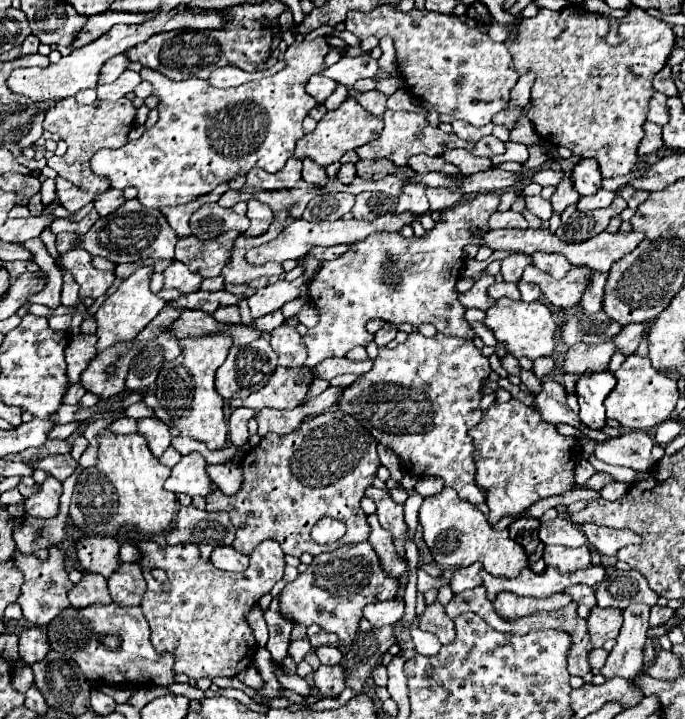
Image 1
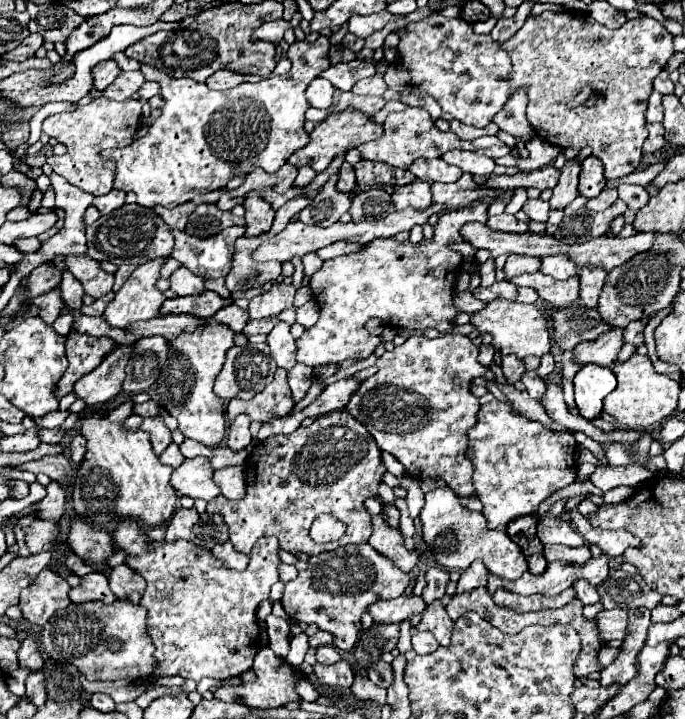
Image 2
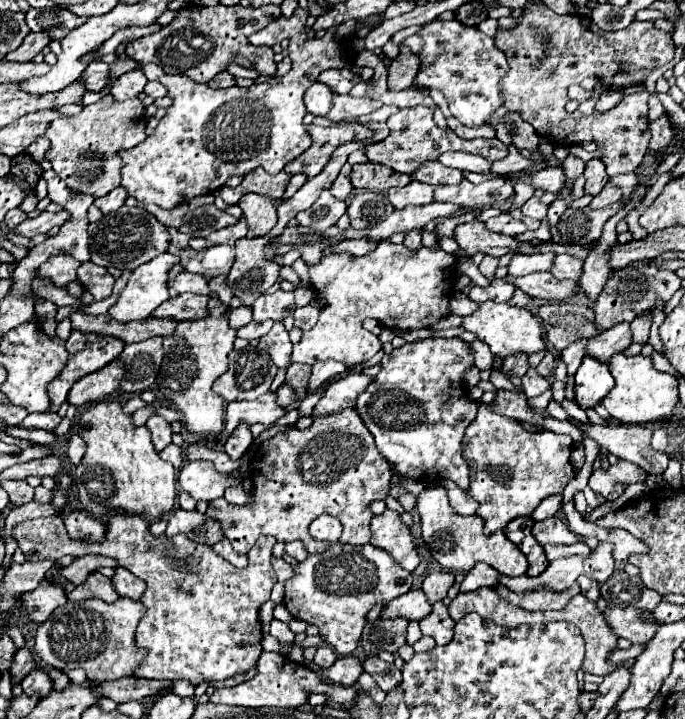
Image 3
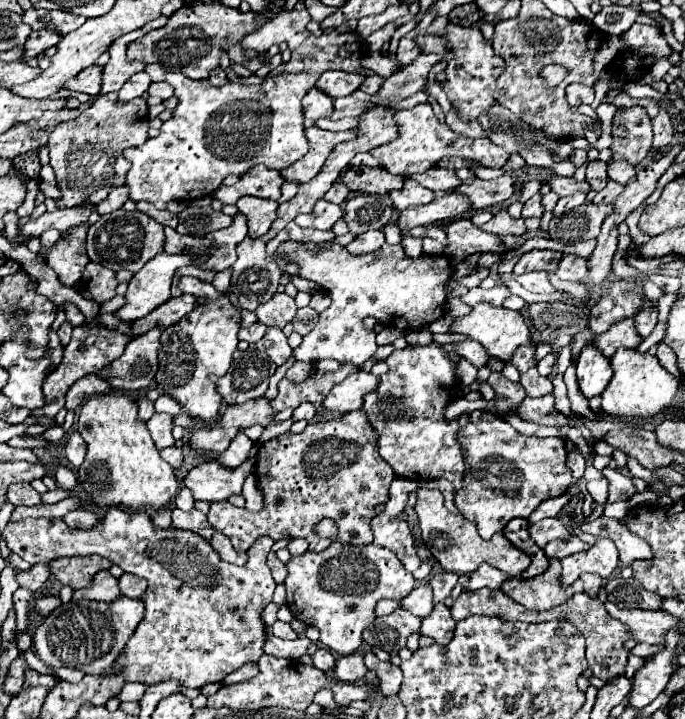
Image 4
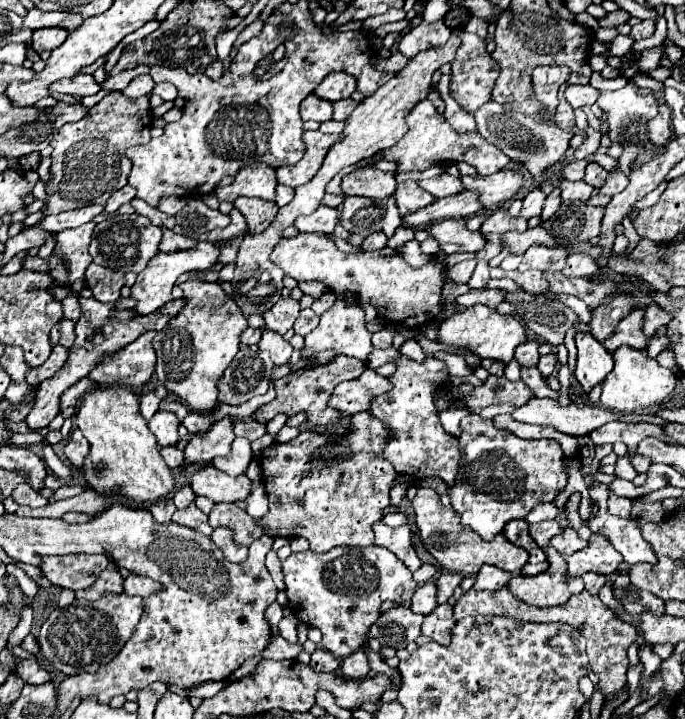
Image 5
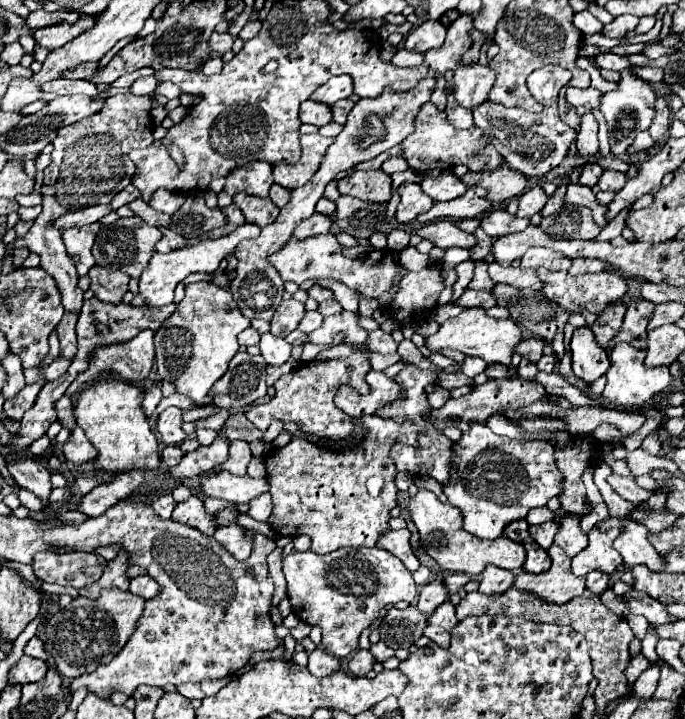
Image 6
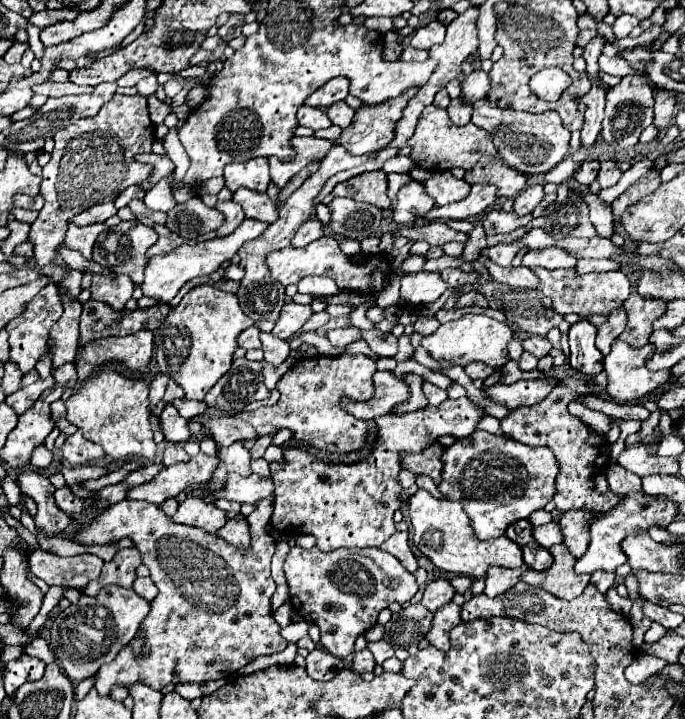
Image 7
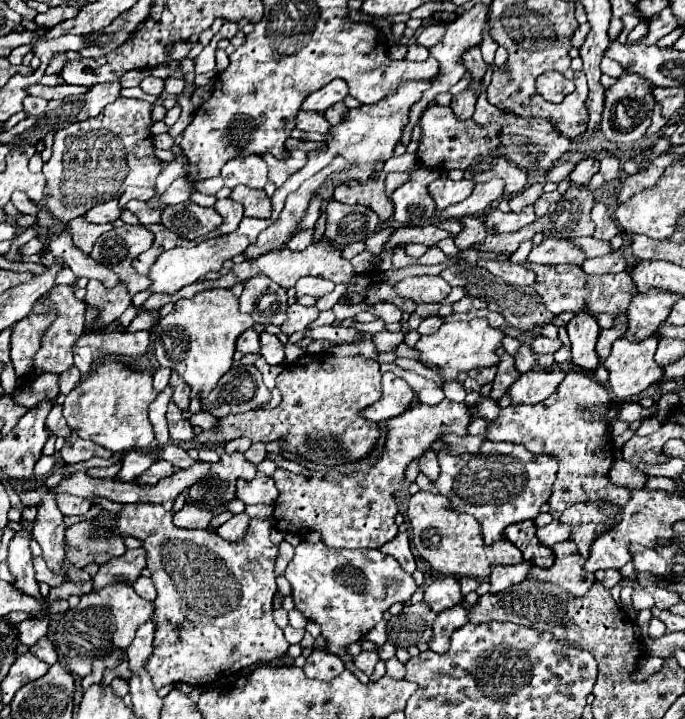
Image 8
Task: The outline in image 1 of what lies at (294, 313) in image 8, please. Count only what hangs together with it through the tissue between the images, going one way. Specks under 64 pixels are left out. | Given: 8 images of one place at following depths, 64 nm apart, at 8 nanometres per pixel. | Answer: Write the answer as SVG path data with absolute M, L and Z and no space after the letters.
M300 276L294 282L278 280L274 284L260 288L254 296L248 298L248 306L250 306L252 316L260 318L260 316L264 316L272 310L282 308L282 304L286 304L288 300L294 300L294 298L300 296L304 284L306 284L306 276Z

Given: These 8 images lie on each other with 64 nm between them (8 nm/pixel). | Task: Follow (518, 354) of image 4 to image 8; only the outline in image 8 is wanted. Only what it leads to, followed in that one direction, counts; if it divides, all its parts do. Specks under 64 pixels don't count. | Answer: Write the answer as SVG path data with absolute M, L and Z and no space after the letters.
M536 336L534 342L532 342L532 350L534 350L536 356L542 356L542 354L554 354L560 346L562 346L560 340L550 340L550 338L544 338L544 336Z

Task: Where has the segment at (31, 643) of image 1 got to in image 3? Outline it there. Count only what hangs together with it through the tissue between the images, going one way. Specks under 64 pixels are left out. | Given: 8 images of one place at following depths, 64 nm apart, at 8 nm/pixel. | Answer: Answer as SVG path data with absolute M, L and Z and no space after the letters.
M20 648L14 656L14 664L10 668L10 674L12 674L12 682L20 682L30 670L36 670L38 664L36 664L36 658L32 654L30 648Z

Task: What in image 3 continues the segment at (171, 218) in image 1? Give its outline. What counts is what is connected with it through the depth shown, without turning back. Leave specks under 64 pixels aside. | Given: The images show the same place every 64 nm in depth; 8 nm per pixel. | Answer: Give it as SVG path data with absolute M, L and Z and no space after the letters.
M186 202L186 204L180 204L180 206L176 206L176 208L172 208L172 210L162 210L162 208L158 208L156 204L146 204L144 206L150 214L154 214L162 224L166 224L166 226L174 226L174 228L180 228L184 222L182 222L182 218L186 216L186 212L190 210L190 204Z

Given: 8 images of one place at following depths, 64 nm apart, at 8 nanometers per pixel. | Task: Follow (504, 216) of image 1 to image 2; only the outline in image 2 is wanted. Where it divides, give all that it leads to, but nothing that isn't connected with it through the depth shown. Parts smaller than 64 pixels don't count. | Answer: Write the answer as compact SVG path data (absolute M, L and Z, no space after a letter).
M500 214L500 216L490 216L486 226L490 230L500 230L500 232L528 232L528 224L518 220L512 214Z

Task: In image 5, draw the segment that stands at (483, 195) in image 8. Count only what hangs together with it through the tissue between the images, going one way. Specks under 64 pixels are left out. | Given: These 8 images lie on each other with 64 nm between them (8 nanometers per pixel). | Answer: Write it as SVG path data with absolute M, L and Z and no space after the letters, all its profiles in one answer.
M464 190L454 196L434 200L434 204L420 208L418 212L410 212L410 216L406 216L402 222L404 222L404 226L424 228L430 222L440 222L446 218L468 218L480 210L482 210L482 206L478 204L478 194Z

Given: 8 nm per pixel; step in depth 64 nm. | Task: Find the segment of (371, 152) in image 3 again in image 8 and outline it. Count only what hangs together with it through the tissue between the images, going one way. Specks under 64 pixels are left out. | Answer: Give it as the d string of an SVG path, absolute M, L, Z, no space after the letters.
M434 104L434 106L426 108L426 112L420 118L420 128L422 128L422 136L418 142L416 156L422 166L432 168L436 172L448 172L452 168L466 170L476 156L494 152L498 146L498 128L500 128L498 124L480 126L474 120L458 122L454 118L450 106Z

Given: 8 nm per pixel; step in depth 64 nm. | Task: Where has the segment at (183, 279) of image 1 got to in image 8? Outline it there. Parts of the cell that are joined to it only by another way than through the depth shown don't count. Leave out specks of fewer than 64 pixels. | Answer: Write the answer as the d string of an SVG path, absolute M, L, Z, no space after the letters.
M212 288L212 290L202 290L194 294L192 298L180 298L174 304L174 310L166 314L156 326L154 326L154 352L156 360L160 366L172 368L184 382L190 386L190 398L202 398L206 392L210 392L220 376L224 376L232 368L232 356L236 350L236 338L246 330L252 328L254 320L252 316L246 316L238 310L238 298L224 288Z

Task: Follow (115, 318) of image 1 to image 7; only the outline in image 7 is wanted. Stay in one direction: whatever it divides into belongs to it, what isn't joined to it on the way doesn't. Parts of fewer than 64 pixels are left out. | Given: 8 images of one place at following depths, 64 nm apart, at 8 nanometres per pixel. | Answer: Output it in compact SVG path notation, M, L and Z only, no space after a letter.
M244 220L232 234L228 234L224 238L204 240L204 242L194 244L194 246L180 246L180 248L168 252L168 254L150 258L148 266L146 266L146 272L144 272L144 282L142 282L144 296L150 296L150 298L158 300L160 304L170 304L170 300L176 296L176 292L182 288L182 284L186 284L192 278L210 276L212 272L216 272L220 268L220 264L224 260L230 260L244 242L258 238L262 234L262 230L266 230L266 226L268 226L266 222Z

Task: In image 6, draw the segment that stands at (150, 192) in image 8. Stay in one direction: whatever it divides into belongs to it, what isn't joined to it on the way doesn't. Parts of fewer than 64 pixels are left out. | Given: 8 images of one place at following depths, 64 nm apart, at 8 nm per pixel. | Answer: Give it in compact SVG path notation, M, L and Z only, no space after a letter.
M130 184L130 186L126 186L122 192L118 192L114 198L112 198L112 202L110 202L110 206L112 206L112 210L118 210L120 206L124 206L124 204L130 204L132 200L136 200L140 196L140 192Z

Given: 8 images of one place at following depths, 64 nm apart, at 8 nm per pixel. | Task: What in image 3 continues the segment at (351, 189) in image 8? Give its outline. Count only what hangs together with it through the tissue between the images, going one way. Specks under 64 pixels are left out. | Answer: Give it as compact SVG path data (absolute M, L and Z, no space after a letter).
M354 164L352 166L352 186L360 190L372 190L372 192L386 192L392 186L406 186L412 180L408 174L394 172L392 168L386 168L384 164Z

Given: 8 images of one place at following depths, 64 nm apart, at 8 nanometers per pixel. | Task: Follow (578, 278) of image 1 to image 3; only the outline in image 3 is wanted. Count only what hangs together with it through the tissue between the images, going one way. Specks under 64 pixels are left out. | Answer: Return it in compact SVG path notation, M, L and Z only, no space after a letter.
M534 272L522 278L512 278L506 276L504 280L508 280L510 284L514 284L516 288L528 292L534 298L542 298L548 302L562 302L574 296L578 282L576 280L556 280L550 272Z

